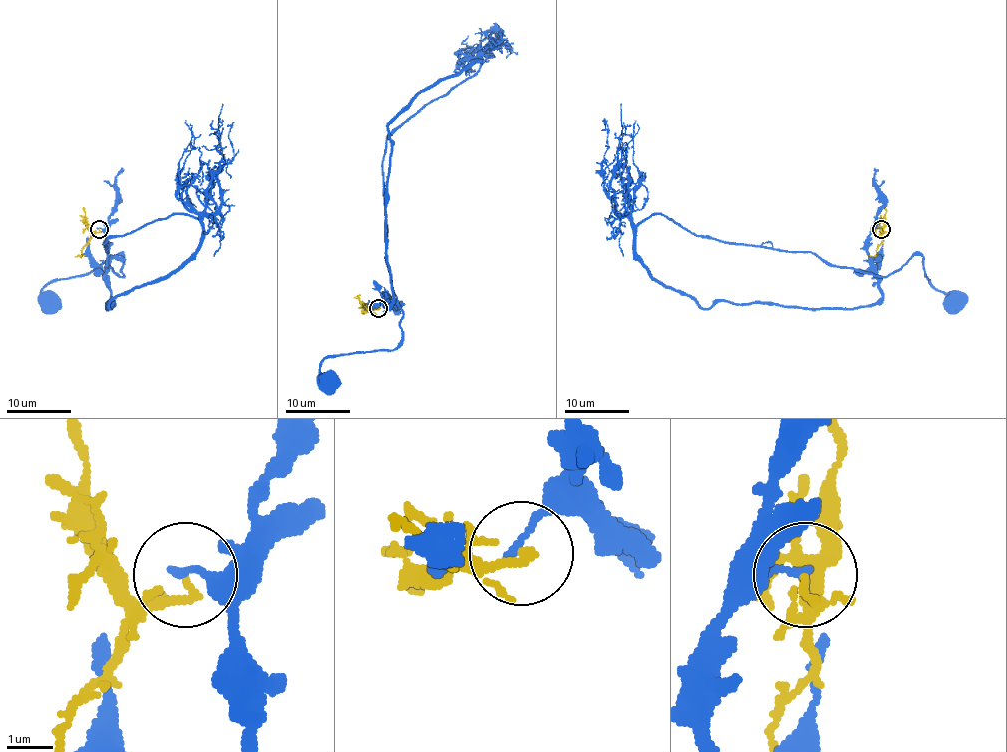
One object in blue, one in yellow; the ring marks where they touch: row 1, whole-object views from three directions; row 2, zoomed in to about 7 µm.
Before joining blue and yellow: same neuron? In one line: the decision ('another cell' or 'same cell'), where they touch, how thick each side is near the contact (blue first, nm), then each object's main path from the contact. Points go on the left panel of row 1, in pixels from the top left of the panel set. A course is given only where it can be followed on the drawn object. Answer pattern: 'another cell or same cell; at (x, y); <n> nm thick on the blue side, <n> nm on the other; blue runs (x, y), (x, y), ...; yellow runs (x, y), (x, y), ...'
another cell; at (99, 229); 170 nm thick on the blue side, 150 nm on the other; blue runs (99, 229), (107, 308), (202, 237), (170, 215), (112, 235), (123, 275), (107, 258), (48, 282), (49, 303); yellow runs (99, 229), (81, 255)

